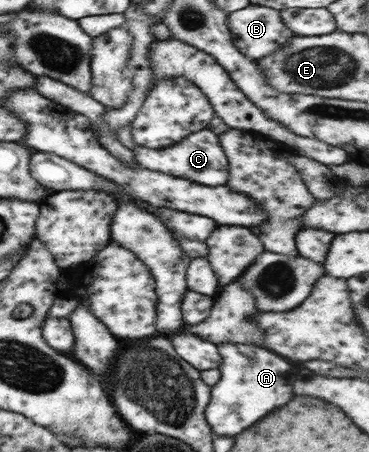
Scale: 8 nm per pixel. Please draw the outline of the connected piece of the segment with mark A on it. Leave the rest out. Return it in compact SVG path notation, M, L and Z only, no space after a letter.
M220 343L217 348L221 375L219 381L211 386L211 399L205 408L205 419L214 434L236 436L292 398L292 382L296 374L286 359L256 345Z

